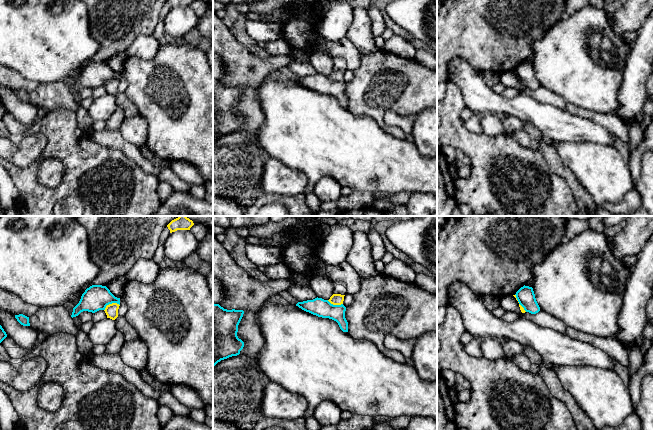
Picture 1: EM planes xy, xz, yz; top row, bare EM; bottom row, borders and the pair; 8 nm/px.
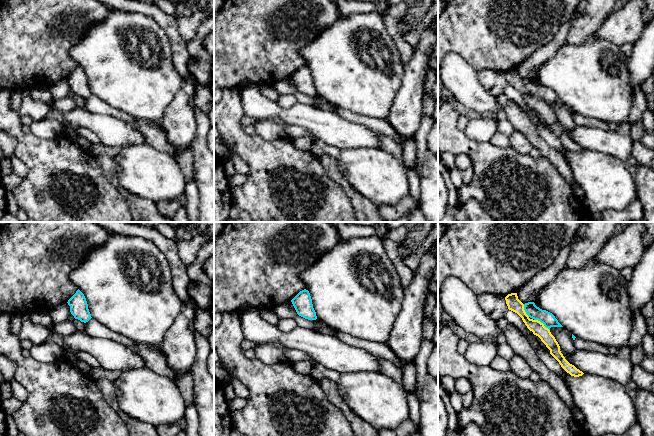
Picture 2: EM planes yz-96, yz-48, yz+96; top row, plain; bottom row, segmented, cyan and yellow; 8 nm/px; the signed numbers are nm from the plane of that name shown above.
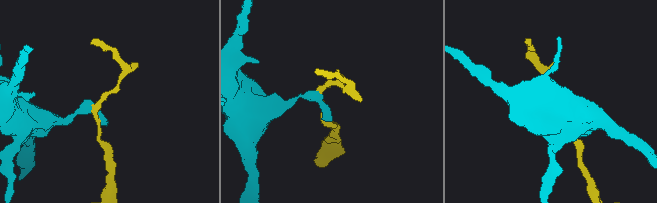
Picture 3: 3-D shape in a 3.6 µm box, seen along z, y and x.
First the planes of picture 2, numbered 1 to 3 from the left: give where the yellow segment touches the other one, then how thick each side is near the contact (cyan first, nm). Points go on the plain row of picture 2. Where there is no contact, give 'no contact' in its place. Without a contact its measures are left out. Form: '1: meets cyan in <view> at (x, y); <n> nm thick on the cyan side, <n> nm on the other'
1: no contact
2: no contact
3: meets cyan in yz+96 at (542, 98); 110 nm thick on the cyan side, 110 nm on the other

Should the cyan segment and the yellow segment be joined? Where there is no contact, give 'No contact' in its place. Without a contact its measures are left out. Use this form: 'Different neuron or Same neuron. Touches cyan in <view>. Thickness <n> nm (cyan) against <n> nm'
Different neuron. Touches cyan in xy. Thickness 200 nm (cyan) against 110 nm

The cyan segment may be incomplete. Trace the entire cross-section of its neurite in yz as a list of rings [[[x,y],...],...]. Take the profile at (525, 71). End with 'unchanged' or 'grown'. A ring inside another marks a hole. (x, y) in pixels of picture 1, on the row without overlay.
[[[524,61],[516,68],[515,71],[519,80],[524,84],[526,88],[536,90],[540,87],[540,83],[536,77],[532,63]]]; unchanged

